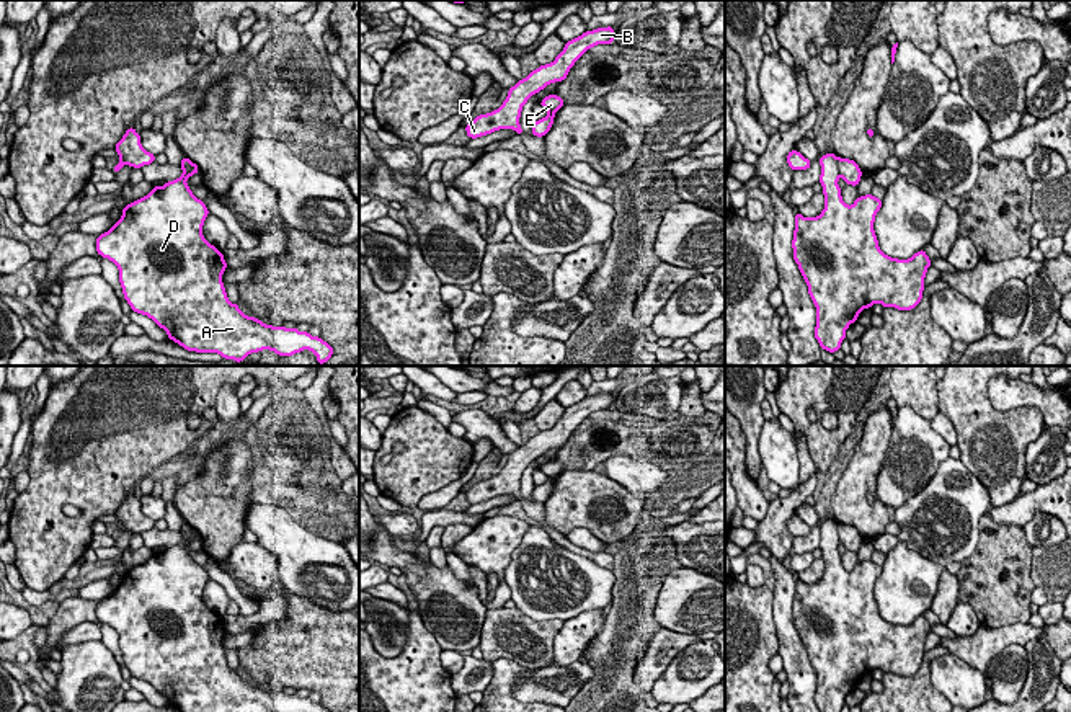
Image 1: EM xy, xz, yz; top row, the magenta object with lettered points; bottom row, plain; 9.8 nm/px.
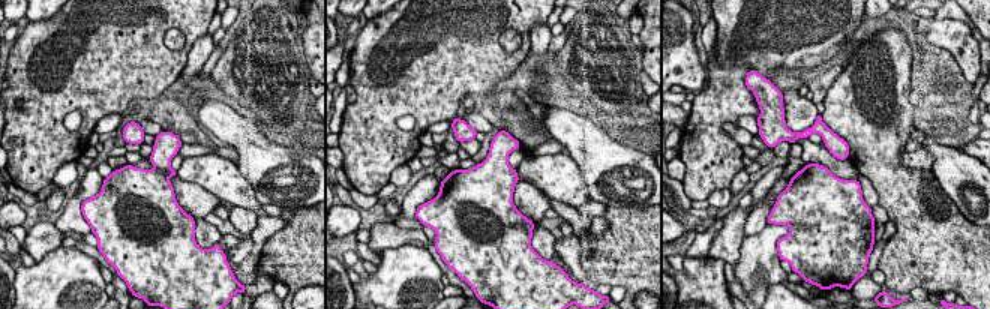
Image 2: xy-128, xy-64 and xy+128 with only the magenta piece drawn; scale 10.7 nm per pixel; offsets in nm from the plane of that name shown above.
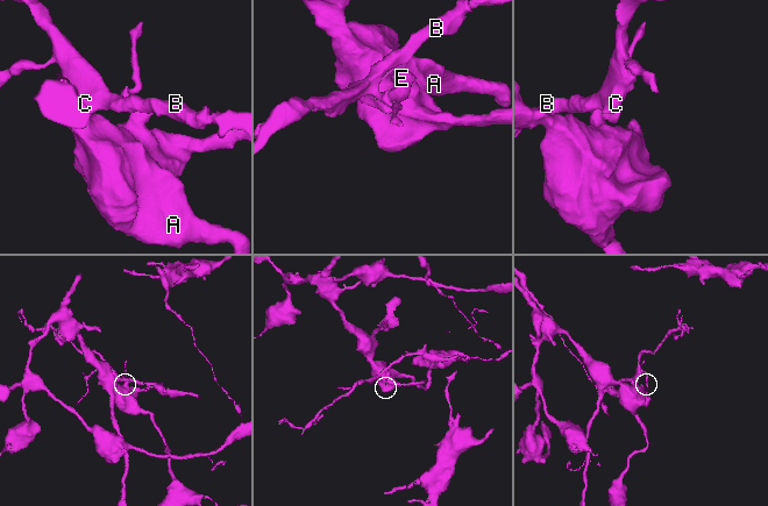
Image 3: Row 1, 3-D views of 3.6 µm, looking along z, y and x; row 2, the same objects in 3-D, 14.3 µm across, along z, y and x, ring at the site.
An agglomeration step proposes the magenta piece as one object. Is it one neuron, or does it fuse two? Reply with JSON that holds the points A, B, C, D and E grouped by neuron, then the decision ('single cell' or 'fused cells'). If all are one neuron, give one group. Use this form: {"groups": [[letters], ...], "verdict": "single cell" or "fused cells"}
{"groups": [["A", "D", "E"], ["B", "C"]], "verdict": "fused cells"}

